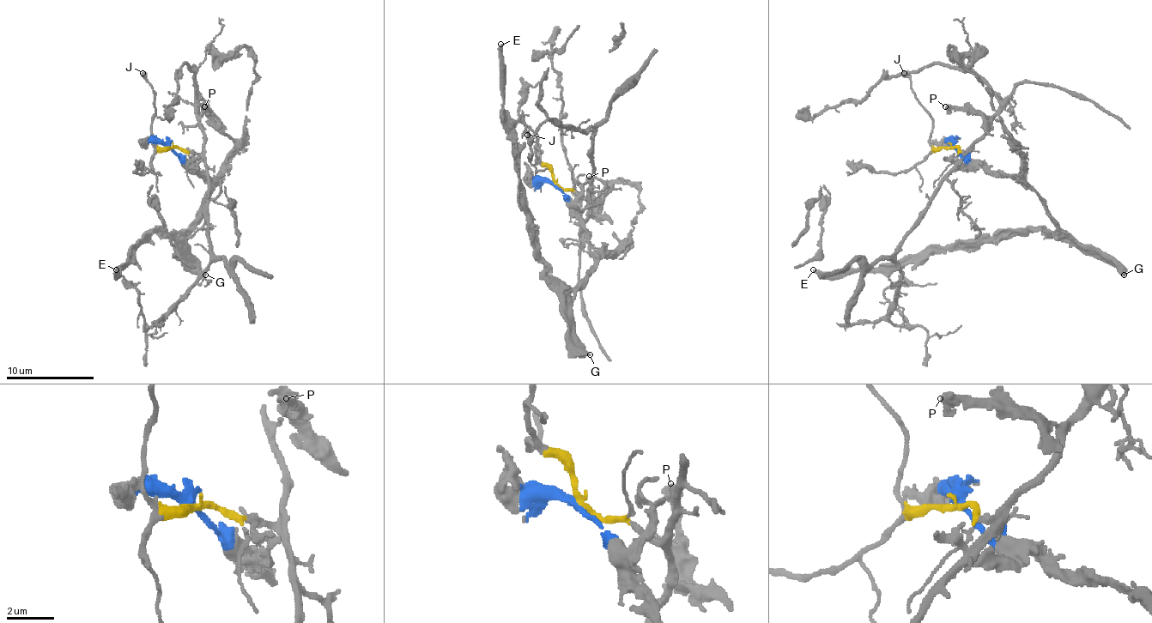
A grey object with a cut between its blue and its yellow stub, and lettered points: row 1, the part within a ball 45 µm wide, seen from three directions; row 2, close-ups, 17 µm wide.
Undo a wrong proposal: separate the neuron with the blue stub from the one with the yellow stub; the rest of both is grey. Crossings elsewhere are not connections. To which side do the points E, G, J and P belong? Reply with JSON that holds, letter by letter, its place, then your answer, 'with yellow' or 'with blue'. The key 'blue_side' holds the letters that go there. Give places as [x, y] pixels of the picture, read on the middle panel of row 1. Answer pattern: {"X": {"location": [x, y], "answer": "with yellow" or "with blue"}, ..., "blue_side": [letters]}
{"E": {"location": [500, 44], "answer": "with blue"}, "G": {"location": [590, 354], "answer": "with blue"}, "J": {"location": [527, 135], "answer": "with yellow"}, "P": {"location": [589, 176], "answer": "with blue"}, "blue_side": ["E", "G", "P"]}

